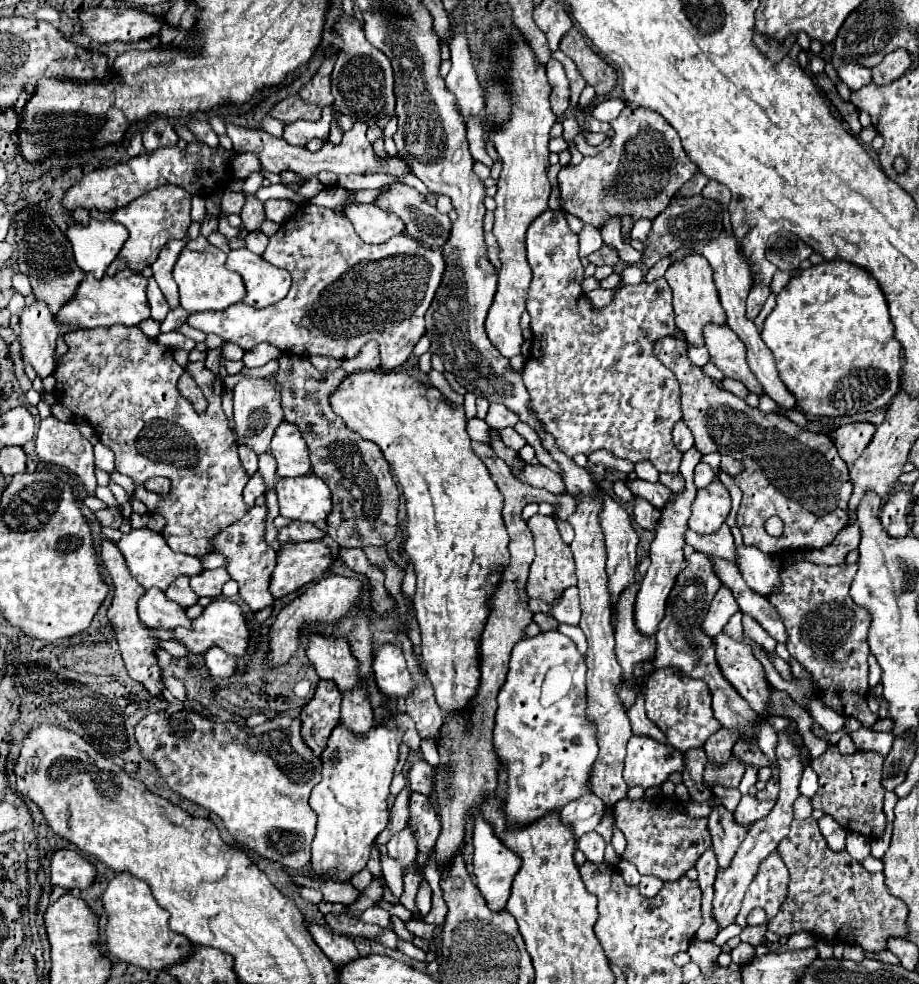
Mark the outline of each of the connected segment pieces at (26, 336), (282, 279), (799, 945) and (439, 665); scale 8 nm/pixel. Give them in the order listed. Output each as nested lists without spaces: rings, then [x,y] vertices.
[[[33,301],[25,305],[19,315],[19,325],[23,361],[31,363],[39,377],[49,377],[57,367],[53,357],[55,341],[57,337],[63,337],[65,333],[73,331],[73,327],[57,323],[45,301]]]
[[[249,249],[229,251],[227,267],[243,277],[247,287],[245,303],[255,309],[269,307],[289,293],[289,273],[267,263],[261,255],[255,255]]]
[[[797,931],[789,937],[787,945],[789,945],[789,949],[807,949],[807,947],[815,945],[815,941],[813,941],[813,935],[809,935],[807,931],[803,931],[803,933]]]
[[[355,371],[329,395],[329,405],[351,431],[379,445],[399,479],[409,519],[405,551],[409,553],[417,575],[413,607],[421,629],[423,667],[435,687],[435,699],[441,711],[447,717],[463,715],[463,721],[471,723],[469,703],[477,695],[481,679],[481,633],[489,619],[489,597],[497,591],[501,573],[509,565],[509,535],[501,517],[503,495],[493,483],[487,467],[473,453],[471,439],[463,429],[463,425],[467,425],[465,409],[463,405],[447,403],[439,389],[399,371]]]

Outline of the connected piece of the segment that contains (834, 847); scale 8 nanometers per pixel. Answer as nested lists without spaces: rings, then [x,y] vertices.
[[[824,815],[819,819],[819,829],[829,845],[831,851],[843,851],[845,849],[845,829],[830,815]]]

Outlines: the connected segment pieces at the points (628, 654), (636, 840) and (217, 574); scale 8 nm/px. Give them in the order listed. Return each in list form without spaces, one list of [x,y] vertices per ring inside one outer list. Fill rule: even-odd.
[[[639,583],[623,591],[619,603],[617,627],[615,627],[615,653],[625,675],[631,675],[637,663],[651,659],[655,655],[655,639],[641,635],[633,625],[633,605],[637,591],[639,591]]]
[[[665,795],[651,801],[621,799],[621,803],[617,803],[615,807],[615,827],[627,839],[627,851],[623,859],[633,863],[641,875],[655,875],[663,881],[681,879],[691,867],[695,867],[695,861],[701,857],[701,853],[711,847],[707,821],[695,817],[707,817],[713,807],[717,807],[717,803],[721,805],[721,797],[717,795],[715,803],[713,799],[703,803],[687,801],[685,807],[675,797]]]
[[[225,567],[219,569],[205,569],[203,575],[195,575],[191,577],[191,589],[199,595],[199,597],[219,597],[223,585],[229,581],[229,573]]]

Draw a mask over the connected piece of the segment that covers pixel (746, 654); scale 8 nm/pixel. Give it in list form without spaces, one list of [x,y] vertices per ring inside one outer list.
[[[719,633],[715,637],[715,651],[721,673],[733,683],[735,691],[749,703],[749,707],[753,711],[767,709],[771,687],[765,679],[763,665],[753,655],[753,649],[731,639],[727,633]]]

